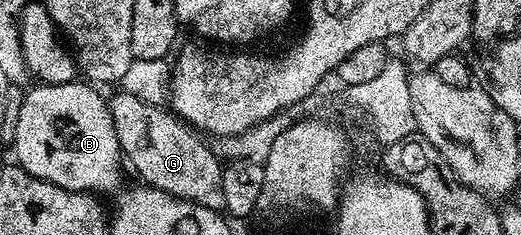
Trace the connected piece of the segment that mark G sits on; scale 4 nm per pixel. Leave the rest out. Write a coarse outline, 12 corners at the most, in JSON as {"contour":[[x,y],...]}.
{"contour":[[109,99],[139,179],[221,211],[223,163],[169,109]]}

